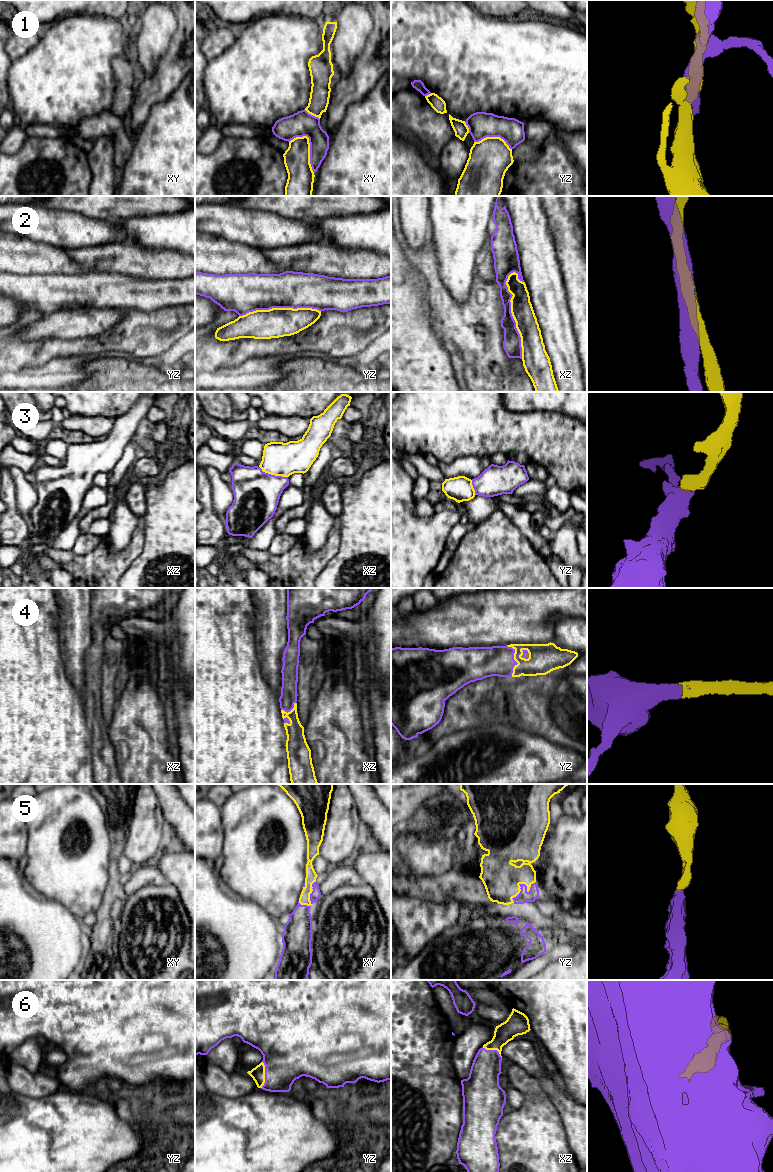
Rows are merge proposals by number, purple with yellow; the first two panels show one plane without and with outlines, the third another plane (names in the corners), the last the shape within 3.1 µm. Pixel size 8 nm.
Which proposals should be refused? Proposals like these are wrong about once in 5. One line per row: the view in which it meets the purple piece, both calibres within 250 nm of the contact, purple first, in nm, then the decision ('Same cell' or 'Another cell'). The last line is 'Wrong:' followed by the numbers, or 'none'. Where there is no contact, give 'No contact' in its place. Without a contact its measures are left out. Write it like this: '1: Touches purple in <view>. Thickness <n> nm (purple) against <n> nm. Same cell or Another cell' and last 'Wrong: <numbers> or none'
1: Touches purple in xy. Thickness 200 nm (purple) against 200 nm. Another cell
2: Touches purple in xz. Thickness 140 nm (purple) against 180 nm. Another cell
3: Touches purple in xz. Thickness 360 nm (purple) against 280 nm. Same cell
4: Touches purple in yz. Thickness 240 nm (purple) against 240 nm. Same cell
5: Touches purple in yz. Thickness 100 nm (purple) against 300 nm. Same cell
6: Touches purple in yz. Thickness 420 nm (purple) against 110 nm. Same cell
Wrong: 1, 2

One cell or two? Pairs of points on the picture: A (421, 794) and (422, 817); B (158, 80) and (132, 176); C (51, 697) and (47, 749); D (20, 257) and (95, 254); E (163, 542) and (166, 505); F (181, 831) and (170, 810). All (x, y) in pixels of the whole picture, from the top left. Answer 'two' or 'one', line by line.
A: two
B: two
C: one
D: two
E: one
F: one

